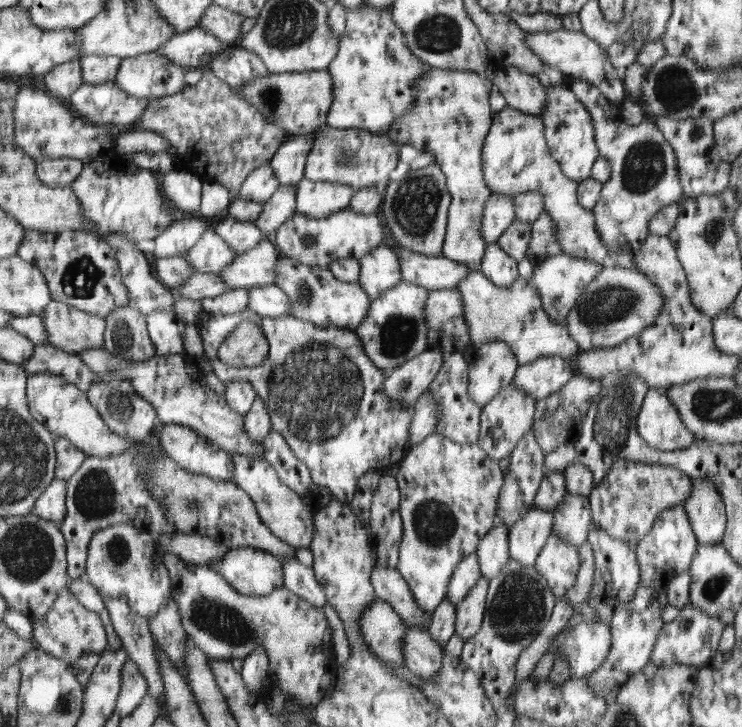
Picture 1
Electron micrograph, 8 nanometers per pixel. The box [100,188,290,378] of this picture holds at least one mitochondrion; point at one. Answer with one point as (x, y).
(123, 338)

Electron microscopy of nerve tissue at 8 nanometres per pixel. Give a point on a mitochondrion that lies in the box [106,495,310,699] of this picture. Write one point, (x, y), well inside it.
(219, 620)

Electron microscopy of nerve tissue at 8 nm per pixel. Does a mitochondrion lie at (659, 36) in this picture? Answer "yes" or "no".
no

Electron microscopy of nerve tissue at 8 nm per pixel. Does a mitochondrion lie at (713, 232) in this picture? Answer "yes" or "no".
no

